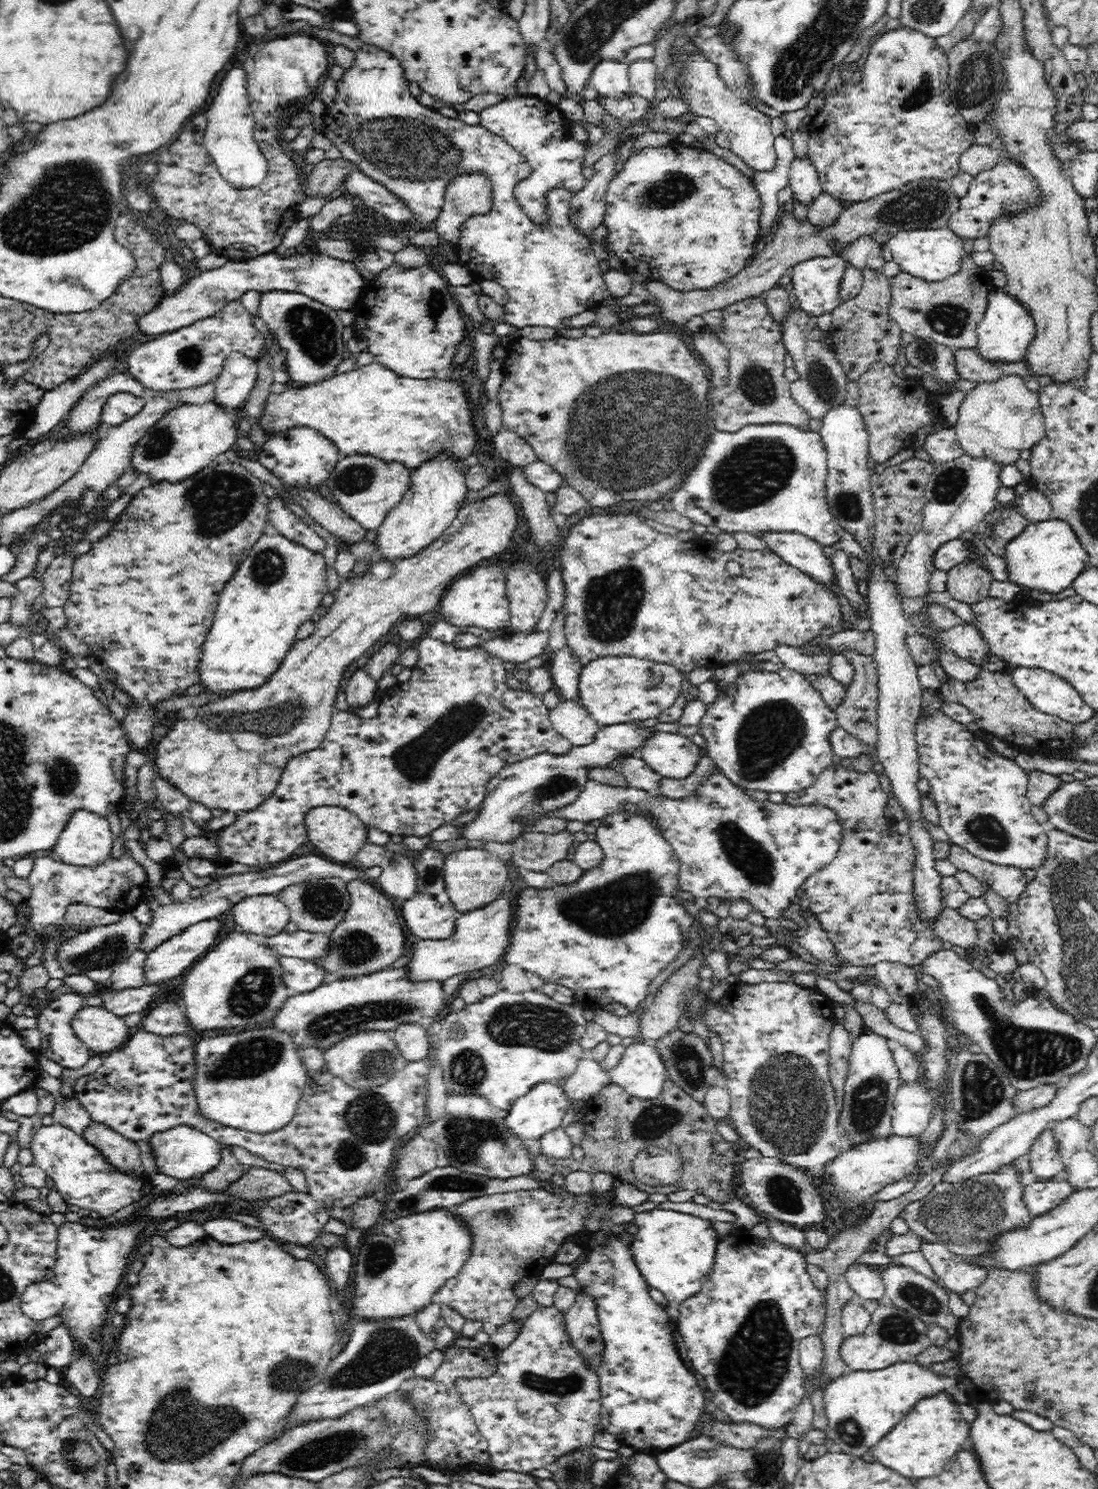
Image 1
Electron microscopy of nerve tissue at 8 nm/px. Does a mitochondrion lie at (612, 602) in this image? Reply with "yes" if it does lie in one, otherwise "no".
yes

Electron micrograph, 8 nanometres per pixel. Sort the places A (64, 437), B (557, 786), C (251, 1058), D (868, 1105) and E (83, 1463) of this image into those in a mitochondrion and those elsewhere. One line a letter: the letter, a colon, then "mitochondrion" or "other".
A: other
B: mitochondrion
C: mitochondrion
D: mitochondrion
E: mitochondrion

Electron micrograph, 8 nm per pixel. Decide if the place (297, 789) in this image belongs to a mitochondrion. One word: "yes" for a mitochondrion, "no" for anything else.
no

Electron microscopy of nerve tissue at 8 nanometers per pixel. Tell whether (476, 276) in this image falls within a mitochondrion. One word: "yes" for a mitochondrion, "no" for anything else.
no

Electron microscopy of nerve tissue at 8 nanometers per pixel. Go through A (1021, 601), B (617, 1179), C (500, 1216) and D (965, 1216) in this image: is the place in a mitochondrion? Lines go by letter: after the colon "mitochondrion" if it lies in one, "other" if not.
A: other
B: other
C: mitochondrion
D: mitochondrion

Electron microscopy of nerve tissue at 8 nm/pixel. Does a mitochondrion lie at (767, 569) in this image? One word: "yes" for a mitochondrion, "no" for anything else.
no

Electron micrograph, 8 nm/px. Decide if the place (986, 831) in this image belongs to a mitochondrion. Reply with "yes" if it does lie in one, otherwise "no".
yes

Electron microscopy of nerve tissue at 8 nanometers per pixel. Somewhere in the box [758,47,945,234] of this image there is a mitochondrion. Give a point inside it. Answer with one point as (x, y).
(924, 92)

